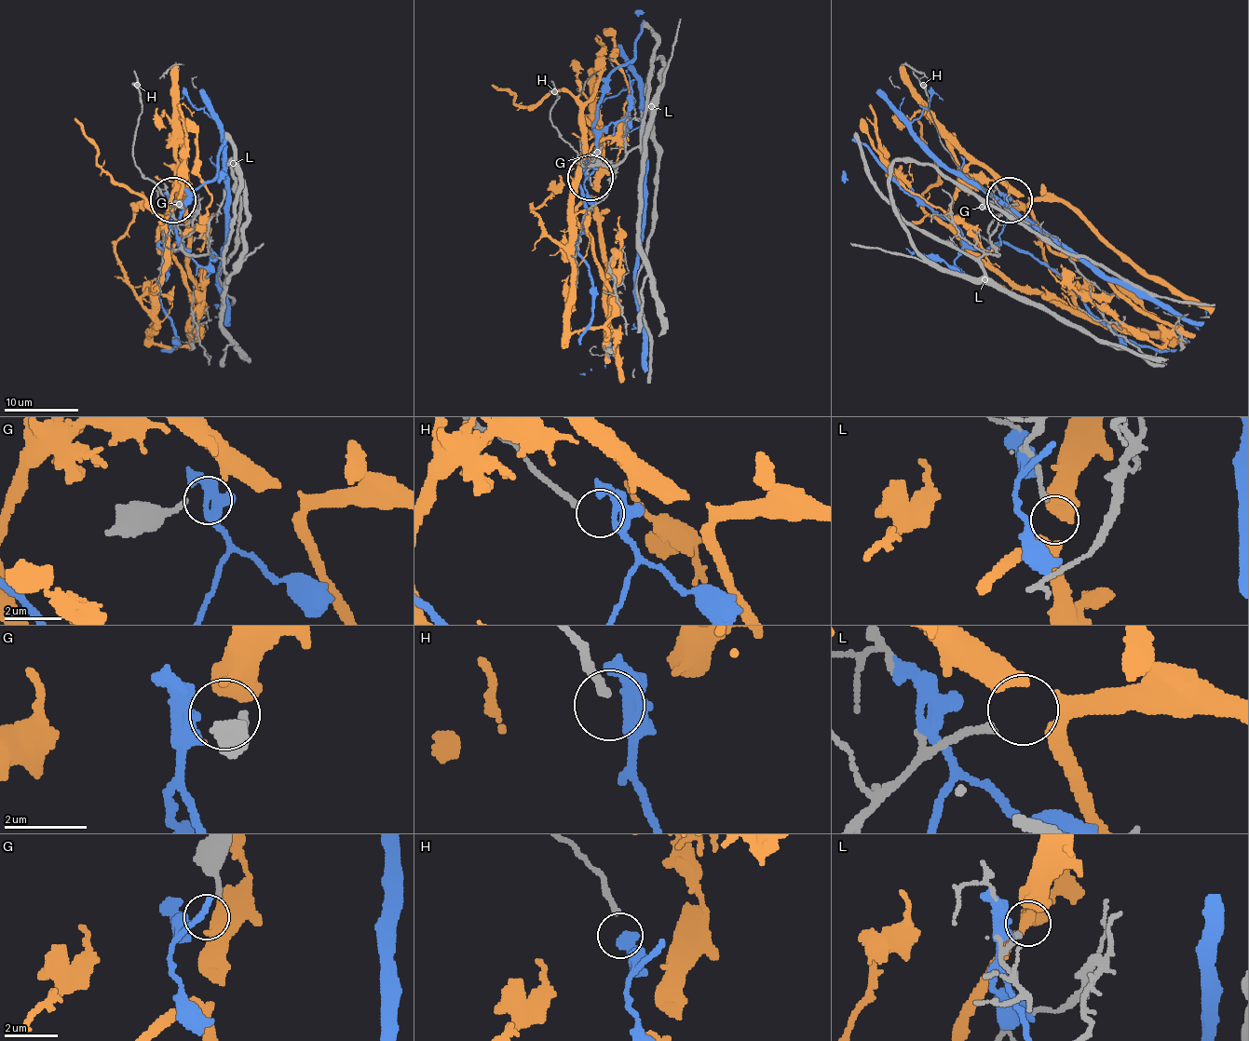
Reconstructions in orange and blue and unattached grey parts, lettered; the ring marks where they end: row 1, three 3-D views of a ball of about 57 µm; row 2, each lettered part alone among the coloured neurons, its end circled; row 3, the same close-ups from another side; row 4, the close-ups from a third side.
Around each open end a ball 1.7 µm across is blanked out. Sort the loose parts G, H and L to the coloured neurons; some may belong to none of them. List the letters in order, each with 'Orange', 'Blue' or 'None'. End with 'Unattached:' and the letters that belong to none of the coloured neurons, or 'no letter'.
G: Orange
H: Blue
L: None
Unattached: L

